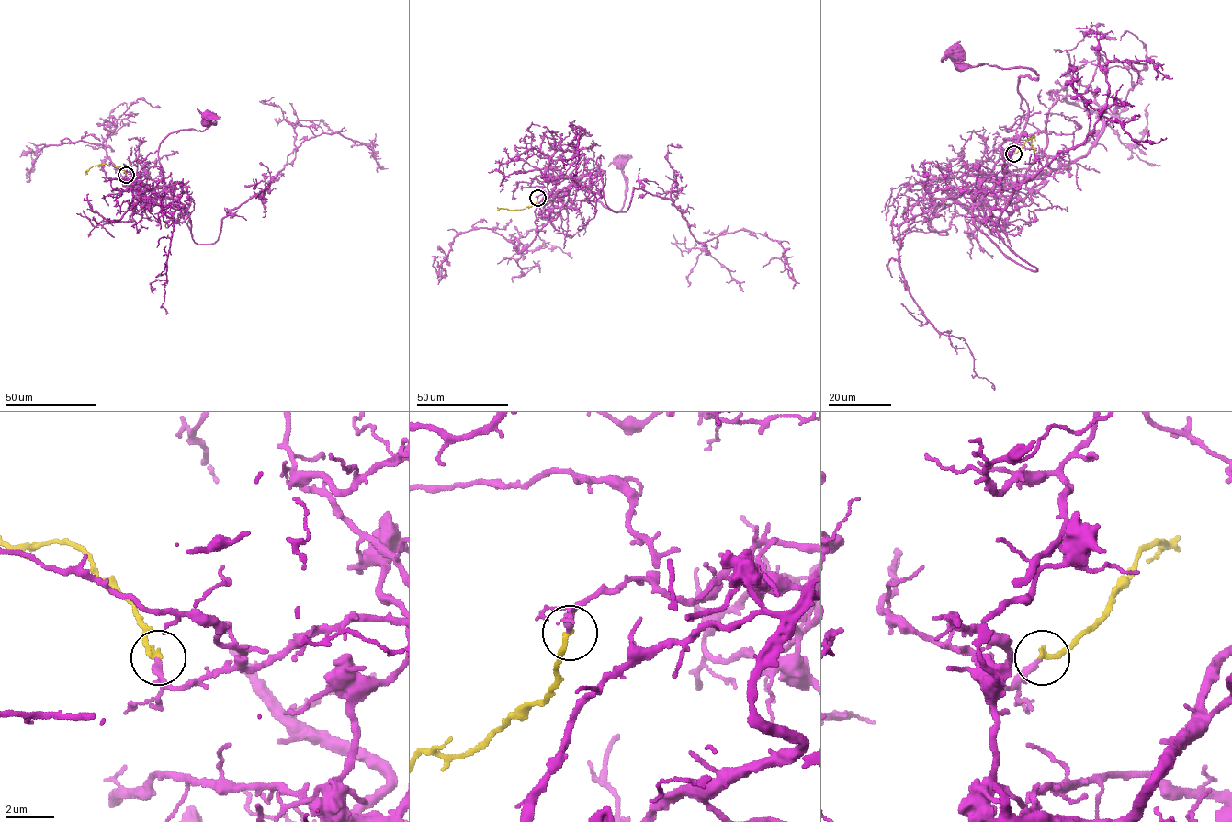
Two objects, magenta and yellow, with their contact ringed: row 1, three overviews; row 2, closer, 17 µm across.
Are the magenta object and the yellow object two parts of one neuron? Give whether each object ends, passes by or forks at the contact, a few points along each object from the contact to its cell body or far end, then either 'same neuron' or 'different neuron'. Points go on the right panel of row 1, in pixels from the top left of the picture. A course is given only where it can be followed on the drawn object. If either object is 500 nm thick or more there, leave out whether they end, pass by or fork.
magenta ends; yellow ends; course magenta (1013, 154), (1002, 149), (1006, 176), (981, 181), (1025, 122), (1018, 78), (1038, 75), (957, 54); course yellow (1013, 154), (1034, 134), (1031, 144), (1034, 153); same neuron

